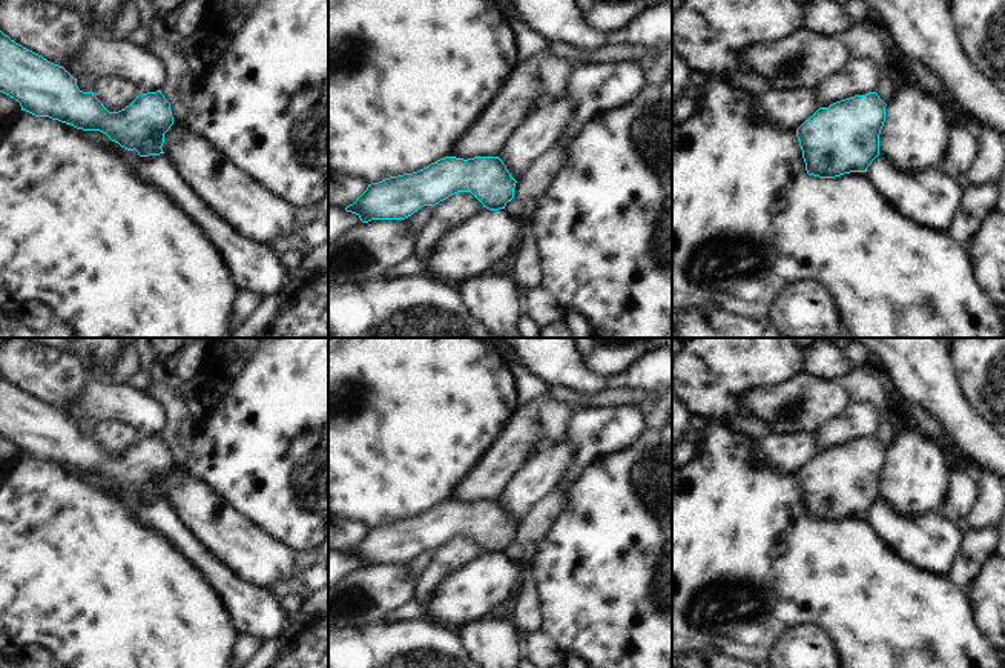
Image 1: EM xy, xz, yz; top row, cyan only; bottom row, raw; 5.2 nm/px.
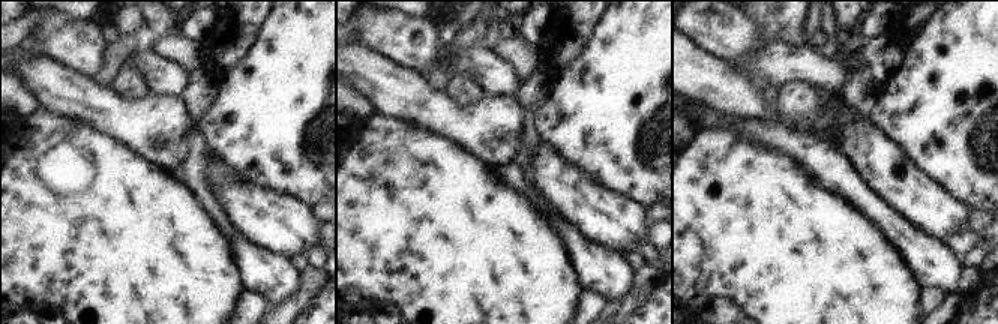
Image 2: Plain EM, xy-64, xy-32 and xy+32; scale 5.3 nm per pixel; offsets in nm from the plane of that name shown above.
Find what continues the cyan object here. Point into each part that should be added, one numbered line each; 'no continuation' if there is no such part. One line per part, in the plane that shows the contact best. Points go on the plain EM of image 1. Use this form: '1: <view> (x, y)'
no continuation

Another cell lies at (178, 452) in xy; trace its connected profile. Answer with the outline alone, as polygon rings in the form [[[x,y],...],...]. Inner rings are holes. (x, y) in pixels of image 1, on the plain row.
[[[157,373],[150,384],[150,396],[153,396],[166,410],[167,424],[163,428],[161,438],[170,447],[173,465],[180,471],[187,473],[184,462],[187,459],[190,441],[178,442],[175,439],[178,424],[189,415],[180,384],[167,373]]]

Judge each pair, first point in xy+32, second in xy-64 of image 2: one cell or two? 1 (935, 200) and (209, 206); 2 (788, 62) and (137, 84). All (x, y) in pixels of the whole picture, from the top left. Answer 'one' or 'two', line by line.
1: two
2: two

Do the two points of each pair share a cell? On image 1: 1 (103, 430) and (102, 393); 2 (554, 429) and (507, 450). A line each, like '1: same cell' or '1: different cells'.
1: different cells
2: same cell

